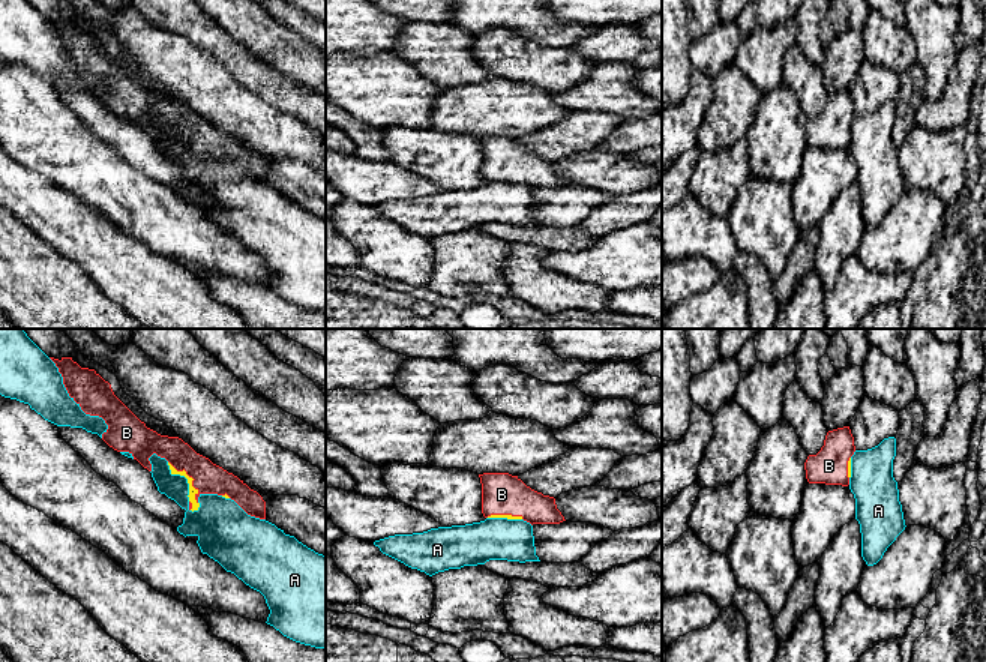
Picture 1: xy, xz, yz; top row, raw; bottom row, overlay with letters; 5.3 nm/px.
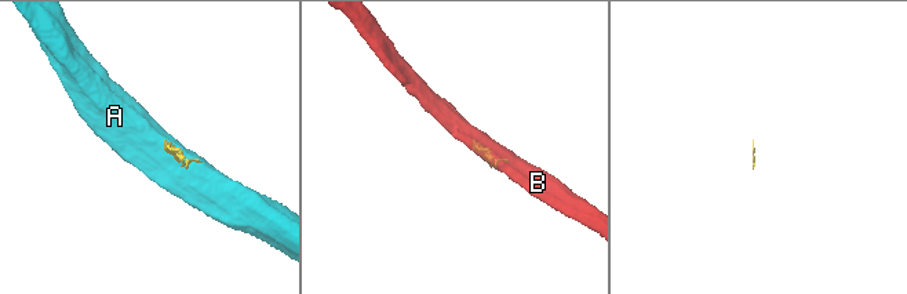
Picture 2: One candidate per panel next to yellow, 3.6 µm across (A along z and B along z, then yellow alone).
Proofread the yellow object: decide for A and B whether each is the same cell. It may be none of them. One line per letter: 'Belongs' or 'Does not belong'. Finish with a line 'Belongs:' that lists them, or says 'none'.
A: Does not belong
B: Belongs
Belongs: B

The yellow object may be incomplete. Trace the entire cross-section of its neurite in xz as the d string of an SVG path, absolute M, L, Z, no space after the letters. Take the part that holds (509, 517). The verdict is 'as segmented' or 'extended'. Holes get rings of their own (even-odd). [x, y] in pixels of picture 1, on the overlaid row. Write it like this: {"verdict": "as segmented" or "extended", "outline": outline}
{"verdict": "extended", "outline": "M509 473L479 474L485 518L524 519L533 524L560 524L564 519L555 498L527 486Z"}

